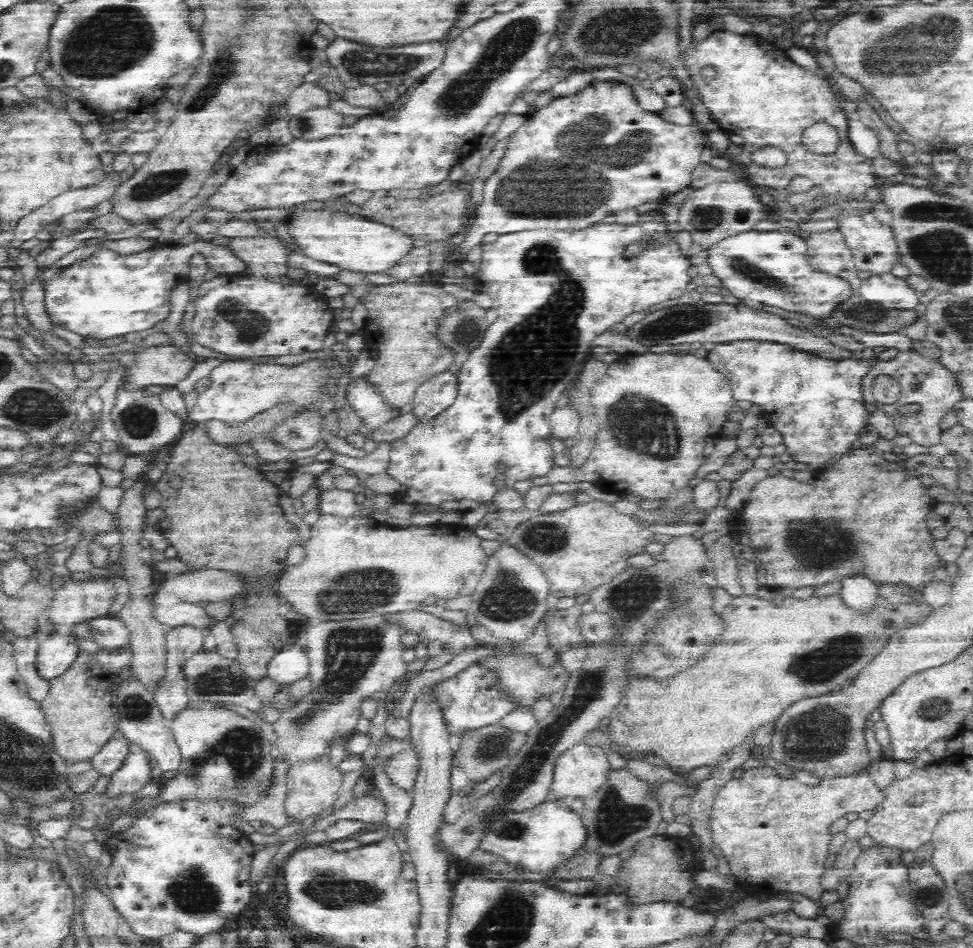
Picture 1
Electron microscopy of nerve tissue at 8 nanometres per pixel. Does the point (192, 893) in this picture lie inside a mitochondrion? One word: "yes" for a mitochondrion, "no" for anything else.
yes

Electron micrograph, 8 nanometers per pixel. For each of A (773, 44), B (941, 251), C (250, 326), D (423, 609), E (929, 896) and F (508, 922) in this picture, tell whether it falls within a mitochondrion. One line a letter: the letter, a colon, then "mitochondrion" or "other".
A: other
B: mitochondrion
C: mitochondrion
D: other
E: mitochondrion
F: mitochondrion

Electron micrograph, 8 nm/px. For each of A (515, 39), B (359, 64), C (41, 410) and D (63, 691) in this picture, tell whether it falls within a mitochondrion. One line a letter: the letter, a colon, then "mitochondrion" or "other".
A: mitochondrion
B: mitochondrion
C: mitochondrion
D: other

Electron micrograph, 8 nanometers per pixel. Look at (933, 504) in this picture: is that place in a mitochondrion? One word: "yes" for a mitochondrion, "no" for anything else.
no

